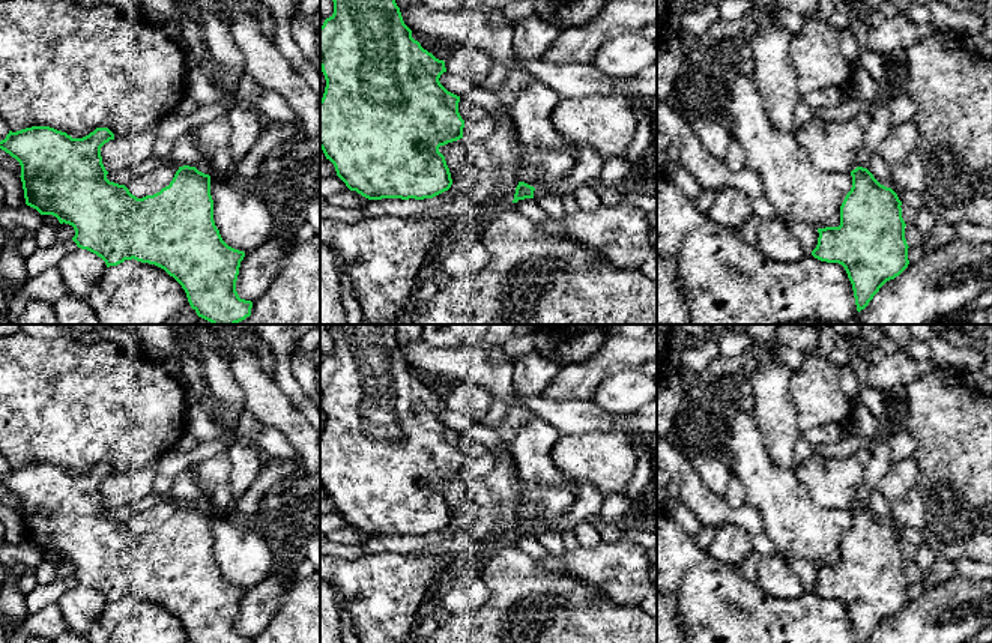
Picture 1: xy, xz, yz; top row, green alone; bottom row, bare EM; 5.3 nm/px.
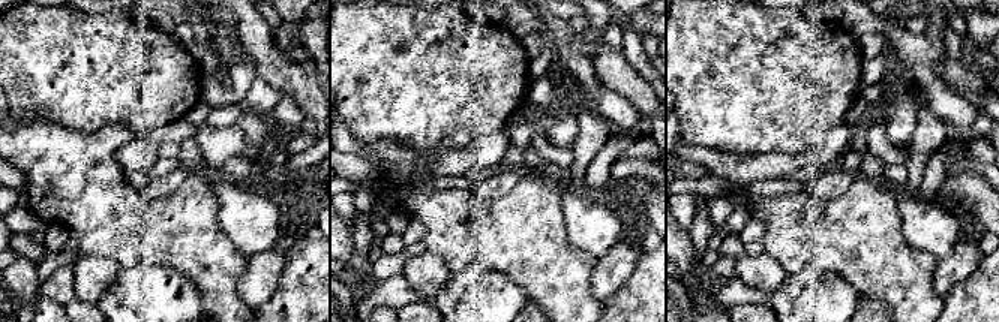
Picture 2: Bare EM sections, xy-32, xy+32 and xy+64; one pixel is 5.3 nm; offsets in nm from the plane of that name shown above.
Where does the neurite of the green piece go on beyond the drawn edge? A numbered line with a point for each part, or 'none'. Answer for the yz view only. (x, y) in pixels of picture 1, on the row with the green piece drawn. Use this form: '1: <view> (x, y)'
none

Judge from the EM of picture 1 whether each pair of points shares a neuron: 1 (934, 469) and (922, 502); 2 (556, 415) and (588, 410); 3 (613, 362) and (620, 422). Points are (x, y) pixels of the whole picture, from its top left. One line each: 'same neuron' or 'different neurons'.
1: same neuron
2: same neuron
3: different neurons

